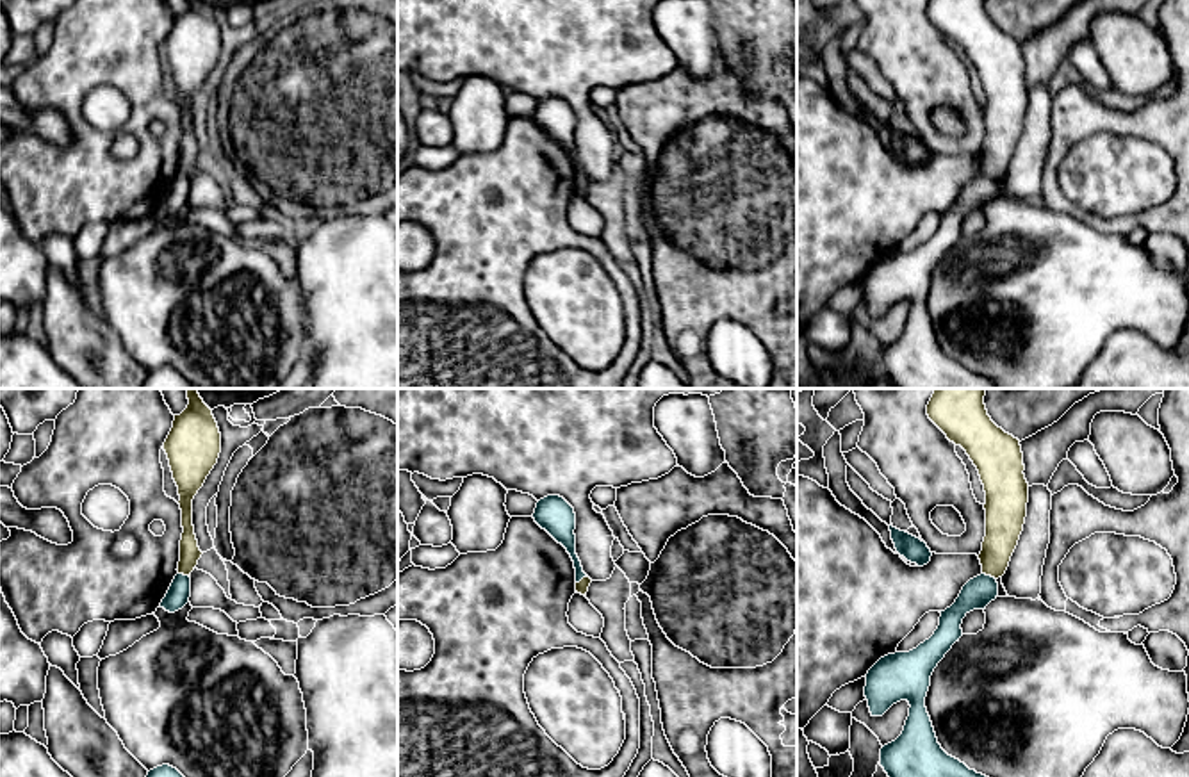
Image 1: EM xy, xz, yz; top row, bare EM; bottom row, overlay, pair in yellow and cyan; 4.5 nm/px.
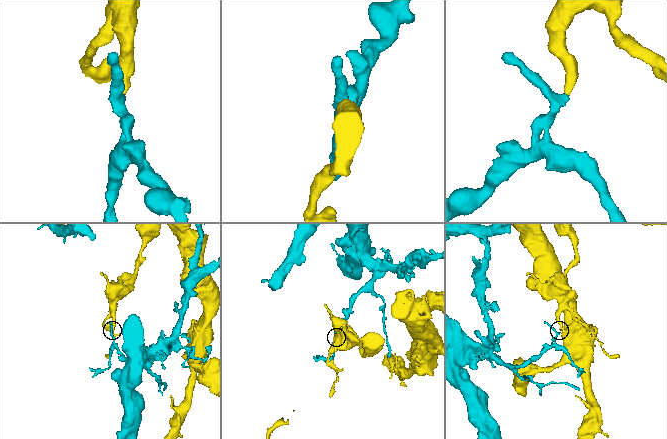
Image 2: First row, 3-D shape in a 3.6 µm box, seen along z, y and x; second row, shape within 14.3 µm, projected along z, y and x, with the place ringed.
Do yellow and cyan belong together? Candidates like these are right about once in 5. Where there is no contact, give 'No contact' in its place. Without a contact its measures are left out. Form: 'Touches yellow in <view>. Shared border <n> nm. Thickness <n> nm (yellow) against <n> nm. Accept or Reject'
Touches yellow in yz. Shared border 70 nm. Thickness 180 nm (yellow) against 140 nm. Reject

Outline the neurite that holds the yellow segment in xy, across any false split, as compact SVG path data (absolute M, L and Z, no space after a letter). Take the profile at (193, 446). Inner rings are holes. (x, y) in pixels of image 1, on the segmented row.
M187 388L187 399L187 408L175 415L173 428L162 446L180 495L184 533L176 570L184 576L191 576L203 554L193 526L193 499L221 453L221 433L212 410L203 403L196 388Z

